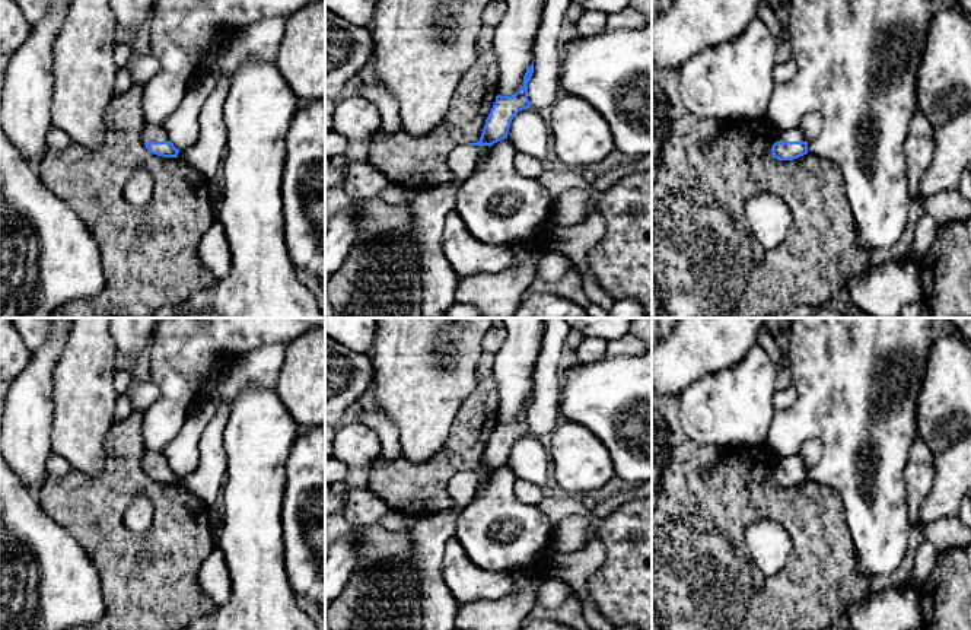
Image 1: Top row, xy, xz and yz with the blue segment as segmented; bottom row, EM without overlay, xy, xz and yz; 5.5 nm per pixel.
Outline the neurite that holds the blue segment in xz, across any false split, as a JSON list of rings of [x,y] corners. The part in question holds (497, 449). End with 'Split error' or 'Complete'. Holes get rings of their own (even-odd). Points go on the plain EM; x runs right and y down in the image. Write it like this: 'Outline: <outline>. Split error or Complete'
Outline: [[[534,388],[523,402],[523,413],[513,423],[496,423],[477,470],[461,471],[449,480],[448,491],[453,499],[452,510],[418,518],[410,531],[423,592],[421,630],[455,630],[461,604],[453,598],[443,579],[445,545],[455,537],[458,513],[475,499],[484,478],[494,470],[507,465],[513,443],[519,438],[531,435],[528,410],[532,400]]]. Split error

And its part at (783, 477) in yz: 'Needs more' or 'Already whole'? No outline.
Needs more

